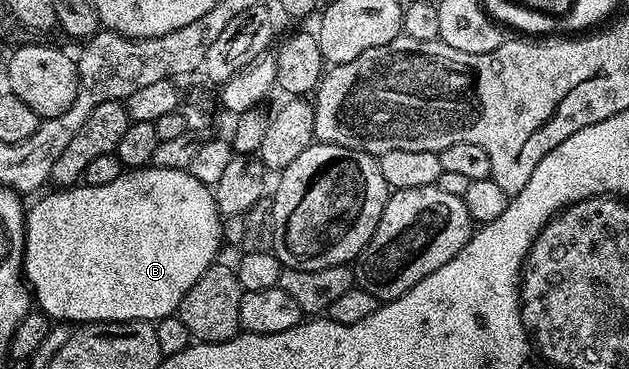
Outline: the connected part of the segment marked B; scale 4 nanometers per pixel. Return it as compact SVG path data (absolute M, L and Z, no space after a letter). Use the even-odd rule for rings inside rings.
M154 165L141 166L138 170L128 170L122 172L118 176L118 180L110 180L110 184L98 184L97 186L85 186L77 184L67 188L53 189L53 194L48 194L45 198L37 197L33 206L29 205L26 210L24 219L24 264L22 267L22 277L30 287L31 293L34 295L35 305L40 313L45 314L49 320L56 324L87 324L90 322L150 322L155 324L160 318L171 318L179 311L180 301L186 296L186 292L190 292L190 288L194 288L194 284L198 280L198 276L202 276L202 272L206 272L206 268L210 268L217 261L216 253L222 247L222 215L216 206L216 195L206 184L202 184L202 180L194 180L194 176L189 174L187 170L175 170L174 168L158 168Z

